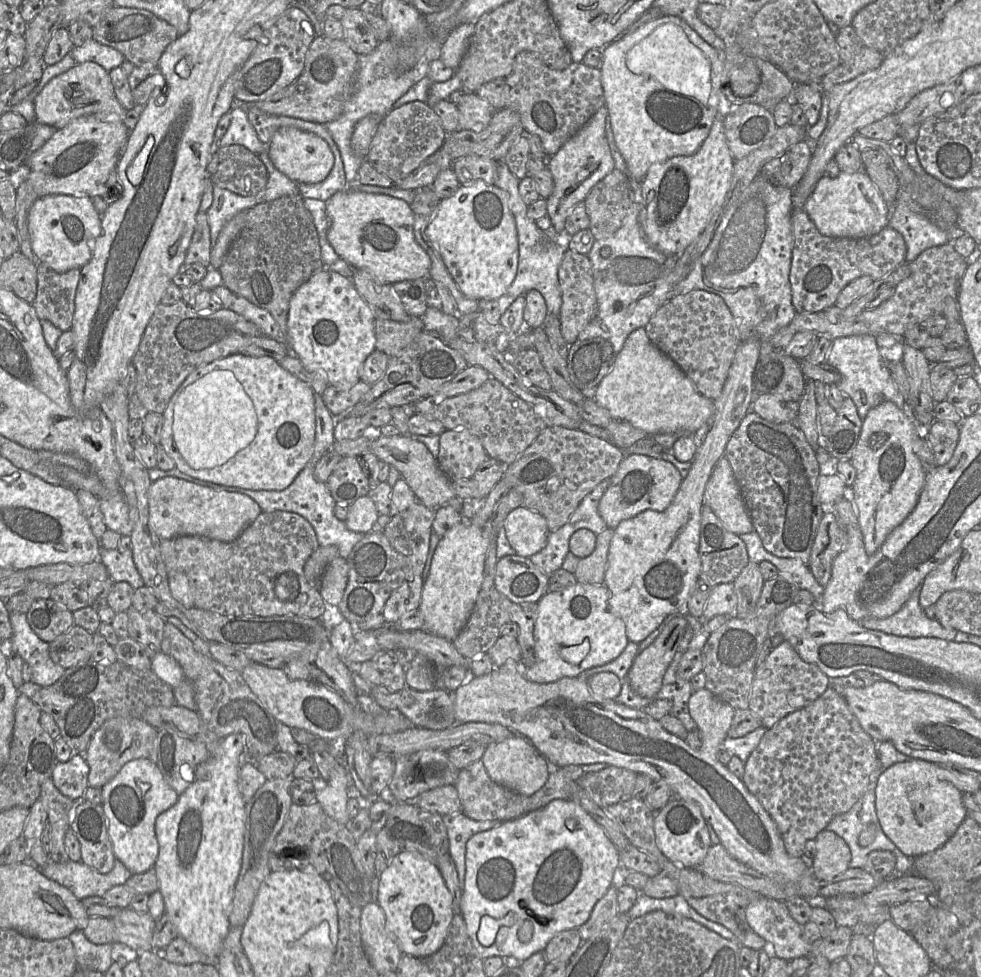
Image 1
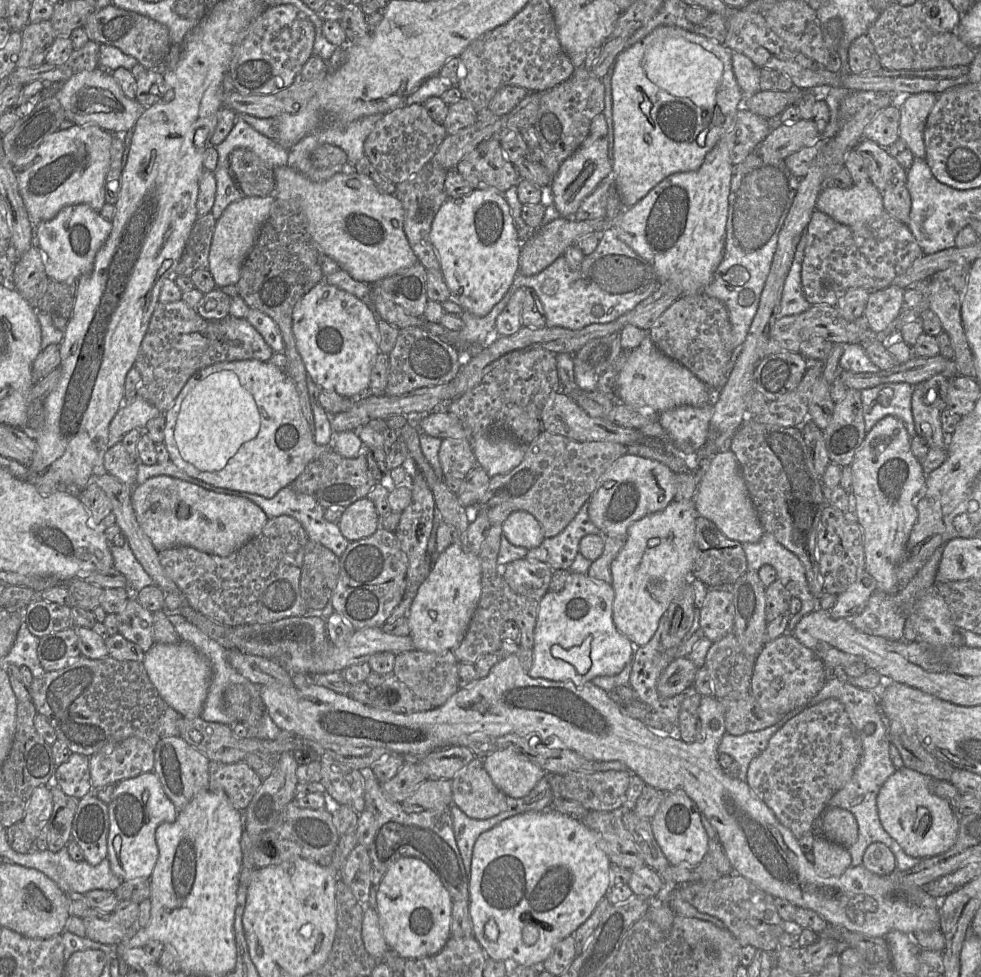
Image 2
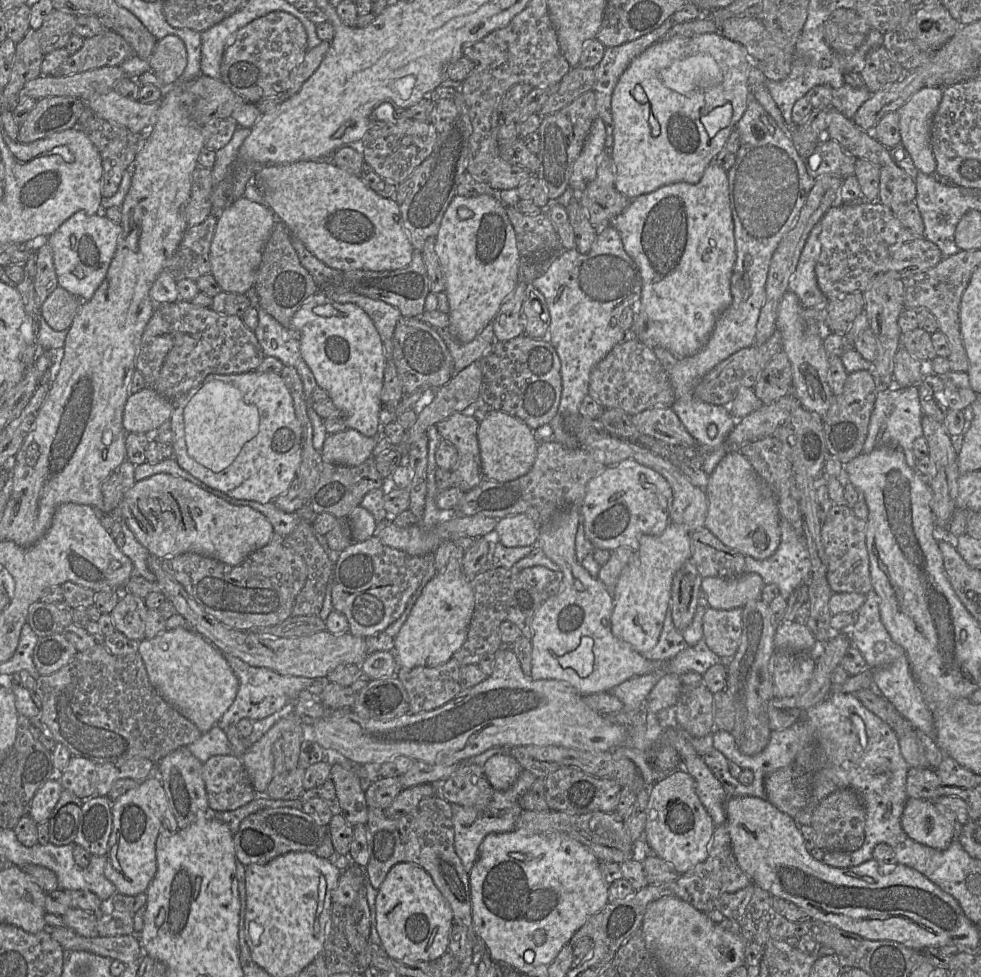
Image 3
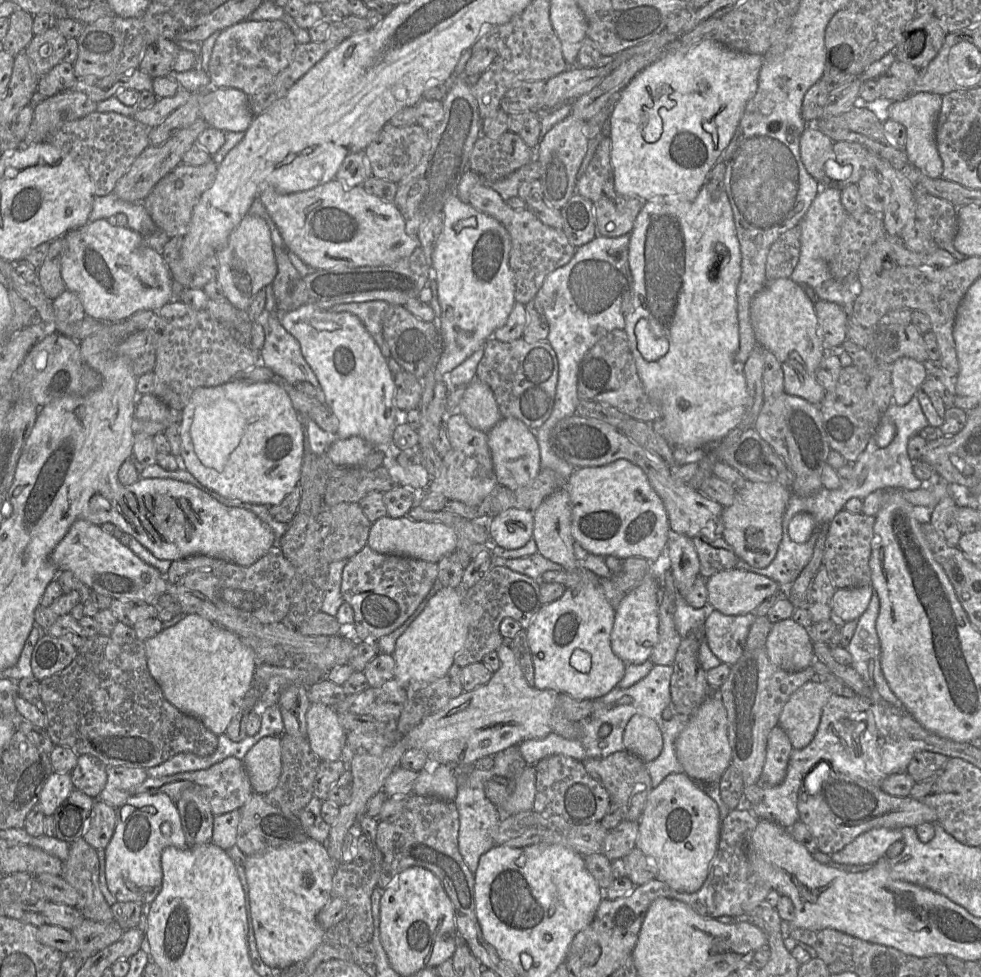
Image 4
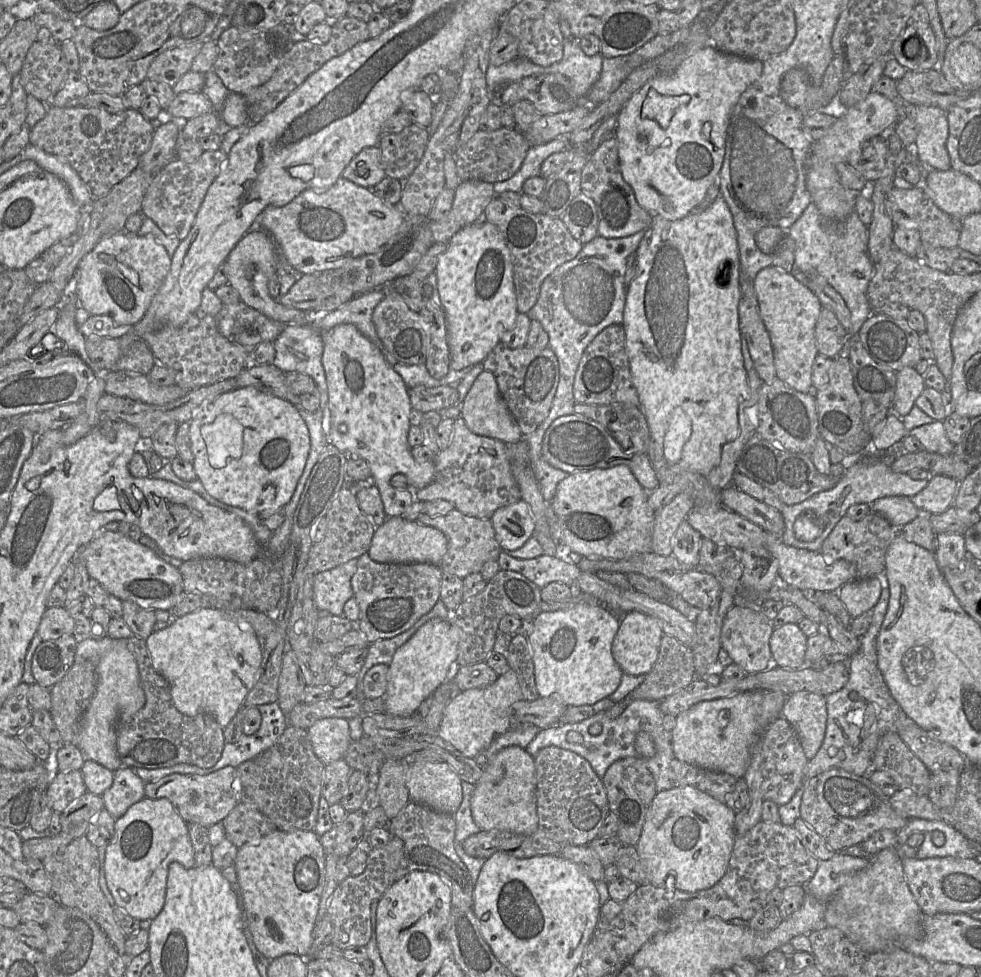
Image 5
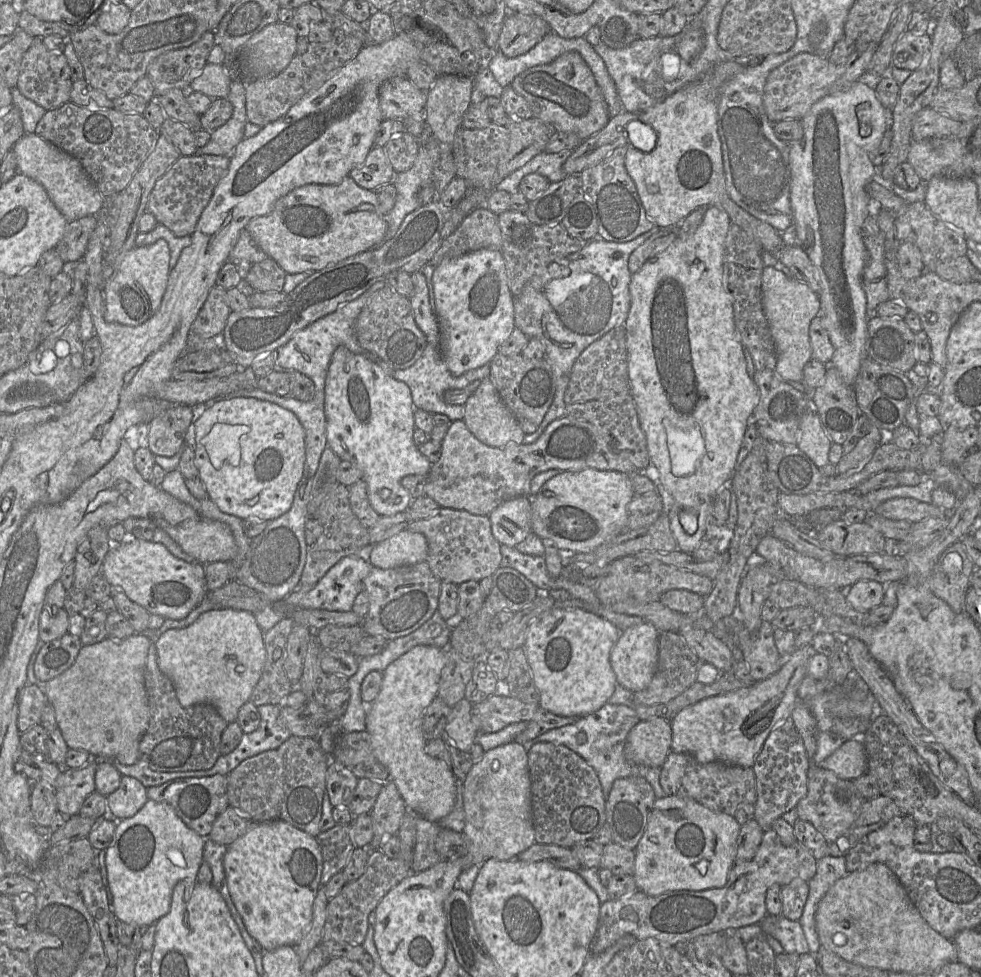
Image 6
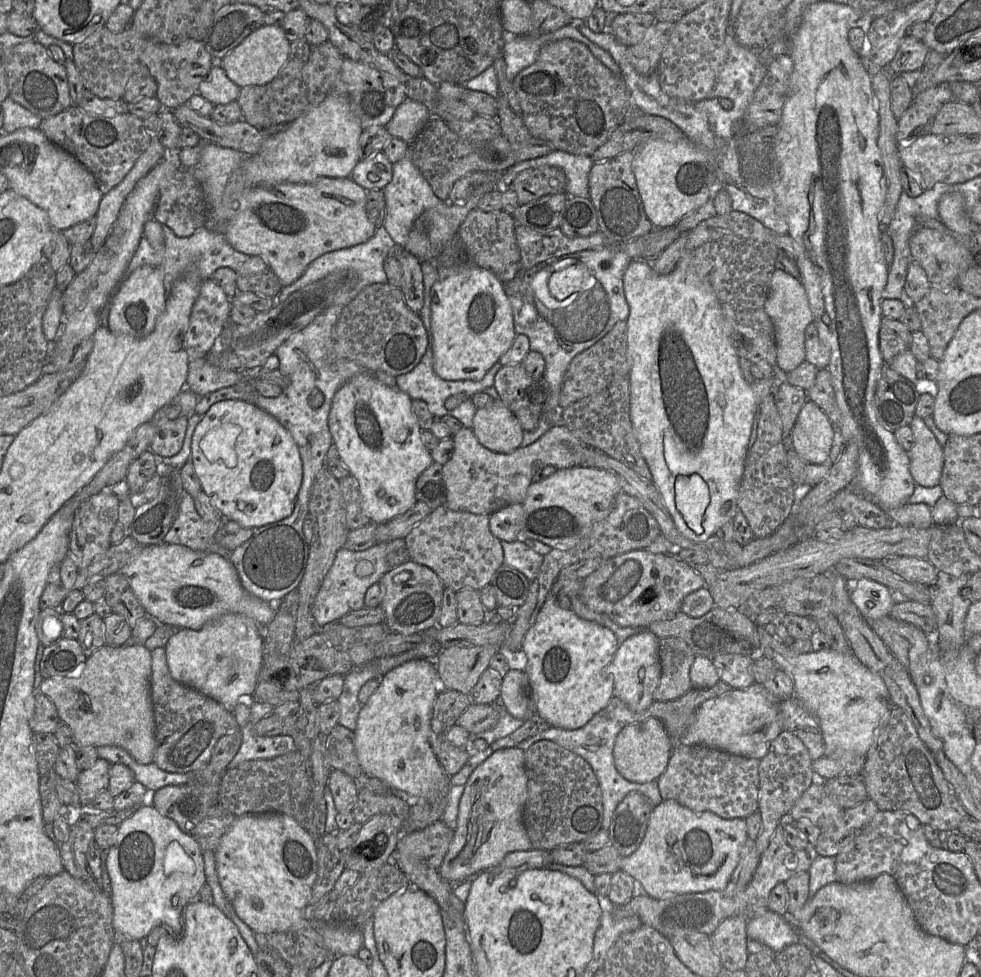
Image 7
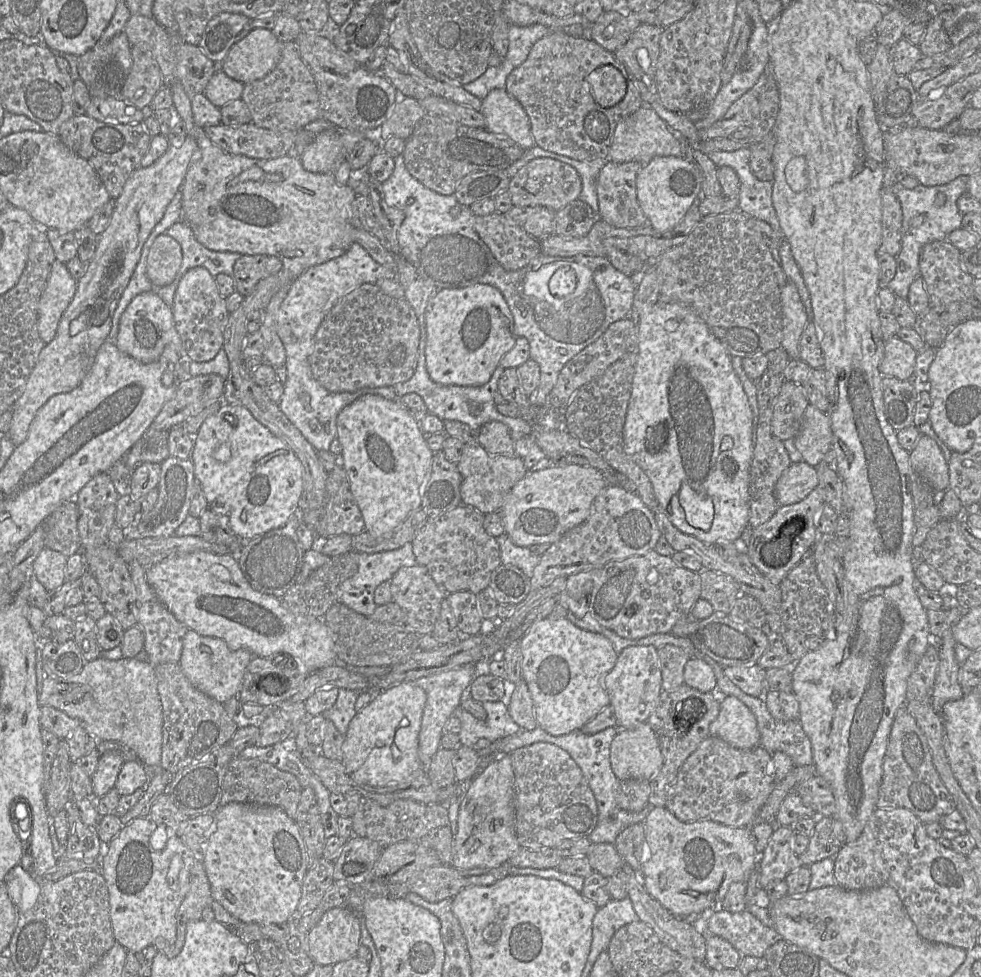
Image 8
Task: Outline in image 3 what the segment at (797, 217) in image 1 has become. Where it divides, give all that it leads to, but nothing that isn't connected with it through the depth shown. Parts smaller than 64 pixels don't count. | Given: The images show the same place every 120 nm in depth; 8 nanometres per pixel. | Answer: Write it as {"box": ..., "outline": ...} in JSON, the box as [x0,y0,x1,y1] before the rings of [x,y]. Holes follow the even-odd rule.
{"box":[815,201,943,301],"outline":[[[880,201],[834,205],[819,223],[821,253],[815,273],[818,287],[828,301],[849,293],[863,293],[879,274],[896,271],[904,279],[936,266],[943,259],[935,244],[906,230]]]}

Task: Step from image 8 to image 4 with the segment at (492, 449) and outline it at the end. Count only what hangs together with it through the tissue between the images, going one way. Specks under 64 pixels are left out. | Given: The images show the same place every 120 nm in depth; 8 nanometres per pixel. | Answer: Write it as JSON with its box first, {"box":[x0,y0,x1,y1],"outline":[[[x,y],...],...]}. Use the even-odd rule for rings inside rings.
{"box":[460,378,502,433],"outline":[[[475,378],[460,401],[460,412],[473,428],[488,433],[502,418],[492,389]]]}

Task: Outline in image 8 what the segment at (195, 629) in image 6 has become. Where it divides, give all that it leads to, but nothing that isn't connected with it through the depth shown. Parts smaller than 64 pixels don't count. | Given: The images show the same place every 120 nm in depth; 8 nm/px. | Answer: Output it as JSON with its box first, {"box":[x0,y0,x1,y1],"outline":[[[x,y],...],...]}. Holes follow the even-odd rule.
{"box":[178,628,254,704],"outline":[[[188,628],[178,664],[195,688],[223,704],[241,691],[245,670],[254,657],[247,649],[232,650],[223,639],[204,636]]]}

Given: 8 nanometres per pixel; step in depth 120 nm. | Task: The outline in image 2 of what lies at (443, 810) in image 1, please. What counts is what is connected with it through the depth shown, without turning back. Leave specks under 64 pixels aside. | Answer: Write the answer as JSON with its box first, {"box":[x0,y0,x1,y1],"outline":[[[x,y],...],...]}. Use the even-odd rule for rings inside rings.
{"box":[401,779,451,813],"outline":[[[425,779],[401,802],[407,813],[420,813],[433,808],[450,807],[451,779]]]}

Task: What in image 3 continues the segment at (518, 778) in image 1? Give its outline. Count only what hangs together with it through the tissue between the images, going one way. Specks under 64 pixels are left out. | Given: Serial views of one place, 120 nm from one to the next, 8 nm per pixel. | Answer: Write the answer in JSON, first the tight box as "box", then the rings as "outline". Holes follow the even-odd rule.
{"box":[483,754,523,790],"outline":[[[495,754],[483,765],[487,780],[494,790],[508,790],[517,780],[523,768],[510,754]]]}

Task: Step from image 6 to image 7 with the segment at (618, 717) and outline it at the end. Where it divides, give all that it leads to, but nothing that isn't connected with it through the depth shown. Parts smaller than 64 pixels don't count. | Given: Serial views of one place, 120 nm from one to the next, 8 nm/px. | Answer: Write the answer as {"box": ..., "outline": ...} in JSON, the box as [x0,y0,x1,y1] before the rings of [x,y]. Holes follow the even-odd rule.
{"box":[517,714,663,830],"outline":[[[595,714],[592,719],[590,719],[581,728],[575,730],[566,730],[557,727],[548,727],[544,731],[525,739],[519,743],[517,747],[525,751],[532,744],[538,741],[550,740],[583,758],[590,765],[599,783],[599,787],[602,793],[603,805],[602,829],[608,830],[616,807],[628,793],[635,791],[643,794],[649,800],[652,807],[663,801],[660,796],[656,781],[647,783],[630,782],[624,779],[618,773],[614,765],[613,748],[616,737],[623,728],[624,725],[607,718],[606,715]]]}

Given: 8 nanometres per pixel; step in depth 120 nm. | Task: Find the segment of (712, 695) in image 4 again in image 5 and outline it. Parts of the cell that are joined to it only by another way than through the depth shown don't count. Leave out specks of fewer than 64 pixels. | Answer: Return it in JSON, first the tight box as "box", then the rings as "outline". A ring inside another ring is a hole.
{"box":[671,691,763,778],"outline":[[[761,691],[699,702],[676,718],[671,734],[672,750],[679,761],[699,768],[743,778],[753,745],[759,740],[757,712],[763,701]]]}

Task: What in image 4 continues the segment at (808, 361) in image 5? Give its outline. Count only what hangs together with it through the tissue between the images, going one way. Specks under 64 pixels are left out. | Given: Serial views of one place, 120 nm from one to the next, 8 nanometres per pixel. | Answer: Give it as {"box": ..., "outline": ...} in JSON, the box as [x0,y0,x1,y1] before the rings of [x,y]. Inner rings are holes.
{"box":[750,277,828,405],"outline":[[[790,277],[767,283],[751,301],[750,318],[757,344],[773,353],[781,364],[784,393],[819,405],[826,390],[818,381],[817,369],[828,351],[821,336],[815,304],[803,287]]]}

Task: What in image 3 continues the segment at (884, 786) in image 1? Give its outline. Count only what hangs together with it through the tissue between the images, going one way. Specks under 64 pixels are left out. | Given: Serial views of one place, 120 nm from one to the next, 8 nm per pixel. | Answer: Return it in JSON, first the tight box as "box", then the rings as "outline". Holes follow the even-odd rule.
{"box":[901,799,957,850],"outline":[[[907,799],[901,826],[910,839],[937,850],[948,848],[957,837],[957,825],[948,821],[930,800],[925,799]]]}

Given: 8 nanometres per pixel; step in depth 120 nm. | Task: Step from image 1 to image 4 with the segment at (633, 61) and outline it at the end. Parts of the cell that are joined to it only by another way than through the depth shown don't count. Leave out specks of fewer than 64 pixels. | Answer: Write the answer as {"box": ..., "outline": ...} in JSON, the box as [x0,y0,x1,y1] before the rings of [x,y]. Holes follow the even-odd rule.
{"box":[610,39,763,202],"outline":[[[705,39],[688,48],[668,50],[658,60],[639,72],[619,93],[619,99],[610,114],[610,138],[612,141],[611,163],[614,171],[614,185],[620,194],[649,201],[653,198],[673,197],[680,201],[691,202],[696,199],[713,166],[721,159],[728,147],[745,107],[758,87],[758,79],[763,65],[763,57],[730,49],[714,39]]]}

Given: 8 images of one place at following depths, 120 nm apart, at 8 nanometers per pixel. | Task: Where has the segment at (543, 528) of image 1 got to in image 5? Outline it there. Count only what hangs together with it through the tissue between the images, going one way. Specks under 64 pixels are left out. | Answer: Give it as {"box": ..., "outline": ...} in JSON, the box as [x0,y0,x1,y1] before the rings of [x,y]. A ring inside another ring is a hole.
{"box":[491,499,535,551],"outline":[[[523,499],[497,509],[491,523],[503,551],[521,548],[535,530],[530,508]]]}

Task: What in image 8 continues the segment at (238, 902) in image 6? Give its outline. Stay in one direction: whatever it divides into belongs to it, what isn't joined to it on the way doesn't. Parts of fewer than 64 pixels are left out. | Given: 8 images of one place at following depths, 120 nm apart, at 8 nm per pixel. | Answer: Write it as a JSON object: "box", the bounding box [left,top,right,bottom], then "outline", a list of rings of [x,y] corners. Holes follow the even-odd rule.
{"box":[202,802,309,924],"outline":[[[238,802],[220,806],[214,813],[214,826],[202,862],[212,898],[240,922],[282,924],[295,920],[302,883],[309,869],[309,859],[296,822],[283,808]]]}

